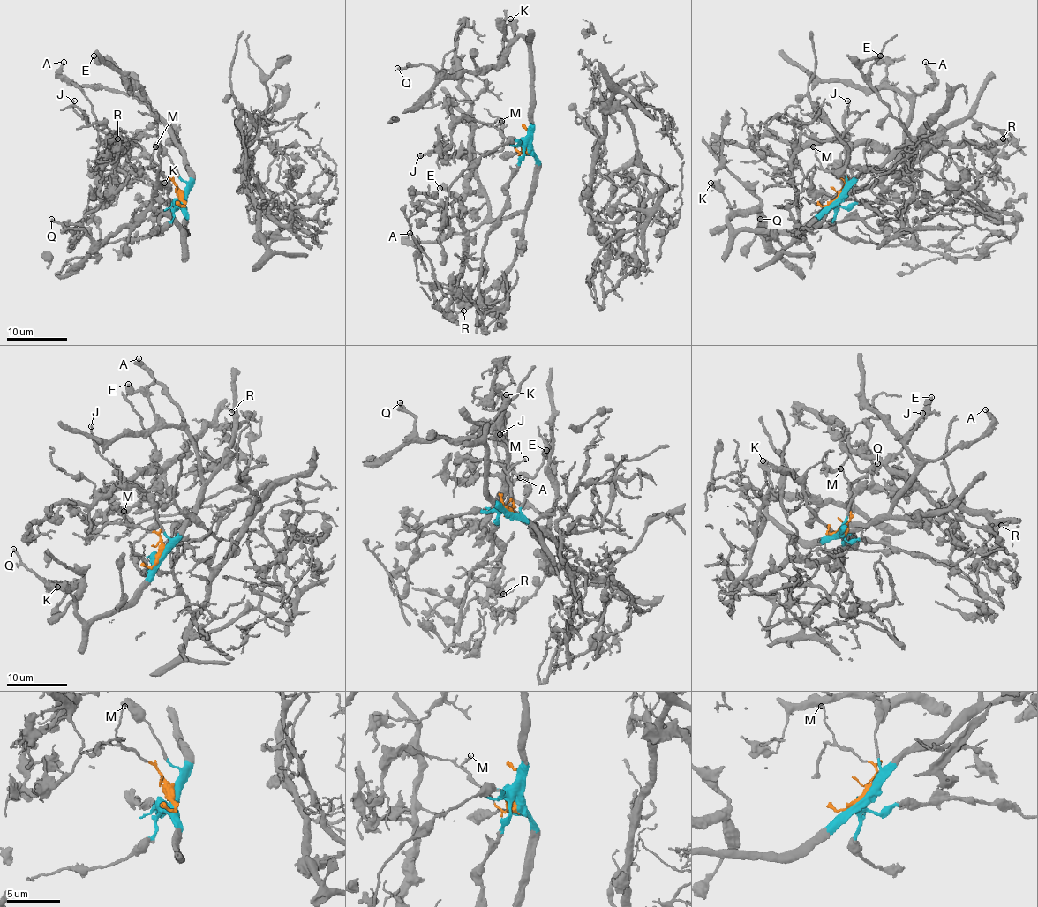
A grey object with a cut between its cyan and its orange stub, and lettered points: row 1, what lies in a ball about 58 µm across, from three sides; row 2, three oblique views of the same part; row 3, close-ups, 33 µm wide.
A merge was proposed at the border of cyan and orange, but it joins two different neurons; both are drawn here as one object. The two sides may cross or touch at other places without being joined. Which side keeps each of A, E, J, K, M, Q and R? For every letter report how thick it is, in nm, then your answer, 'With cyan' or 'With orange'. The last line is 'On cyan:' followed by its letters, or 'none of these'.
A: Thickness 180 nm. With cyan
E: Thickness 550 nm. With cyan
J: Thickness 150 nm. With orange
K: Thickness 600 nm. With cyan
M: Thickness 190 nm. With orange
Q: Thickness 240 nm. With cyan
R: Thickness 120 nm. With orange
On cyan: A, E, K, Q

